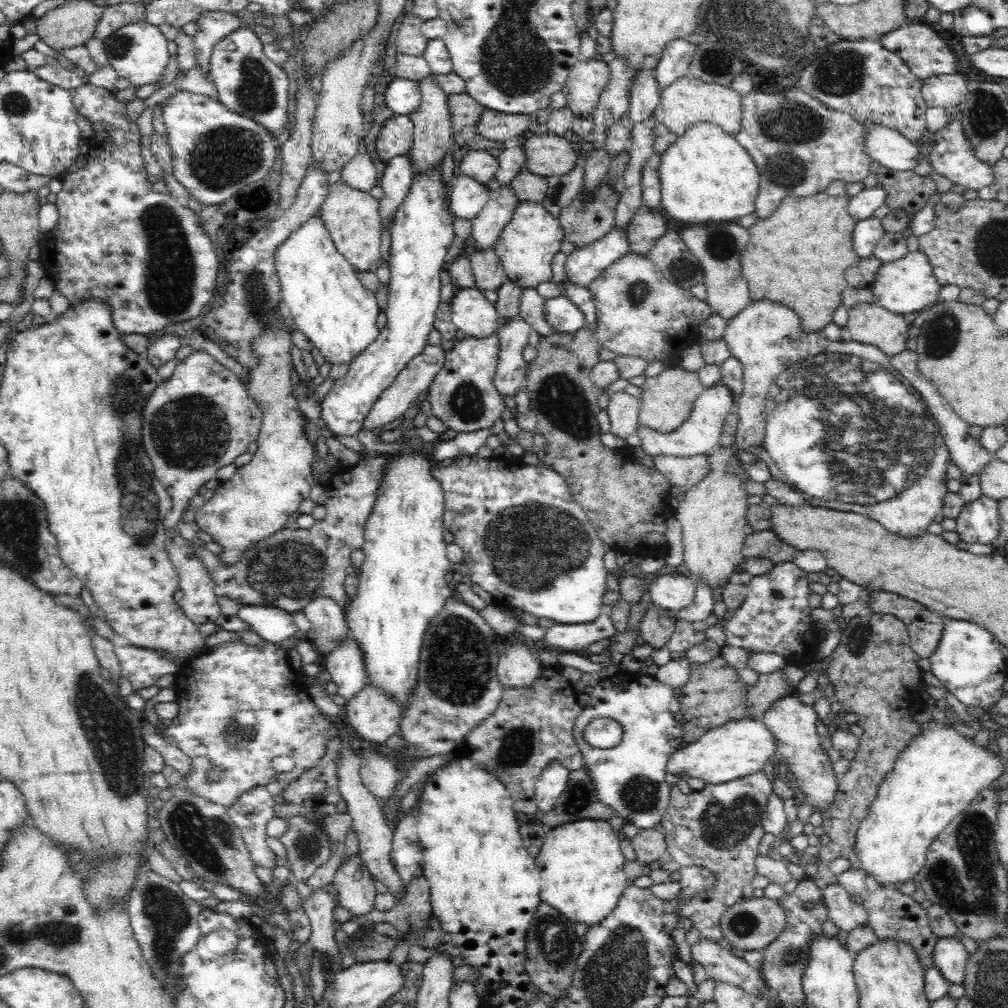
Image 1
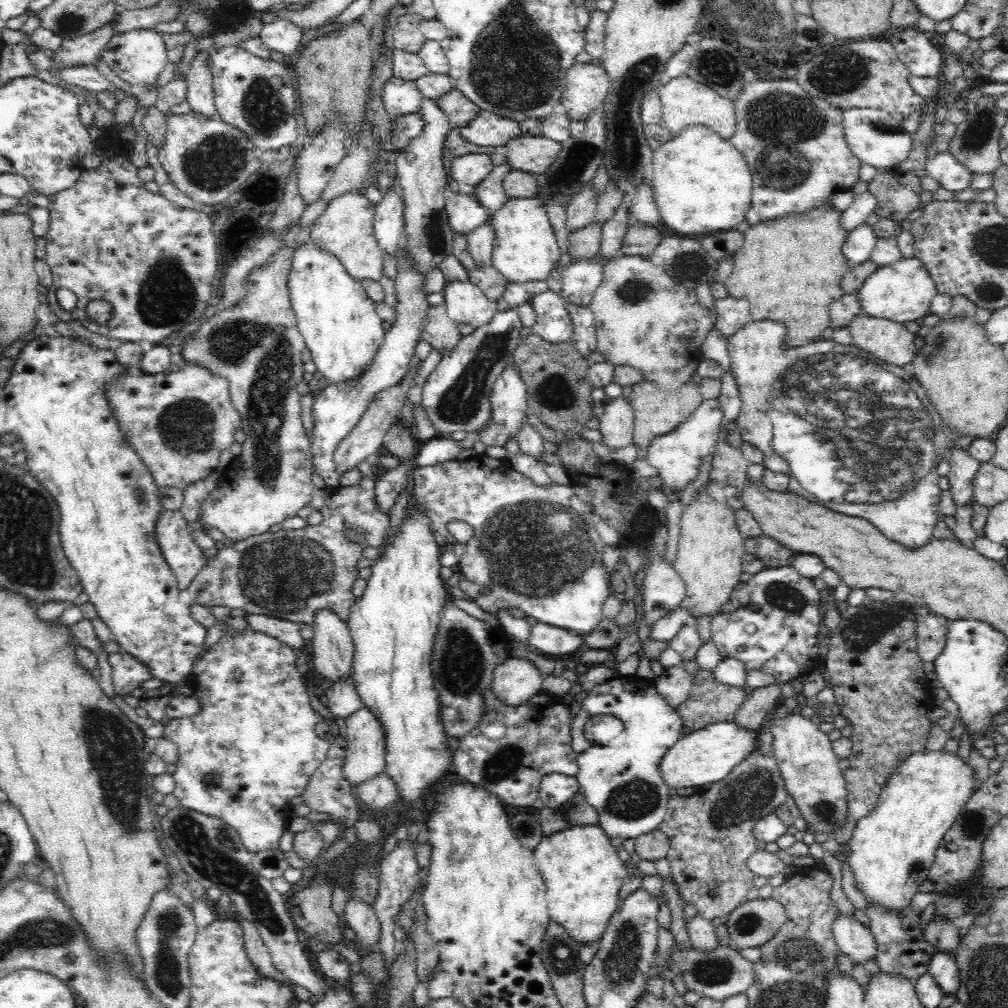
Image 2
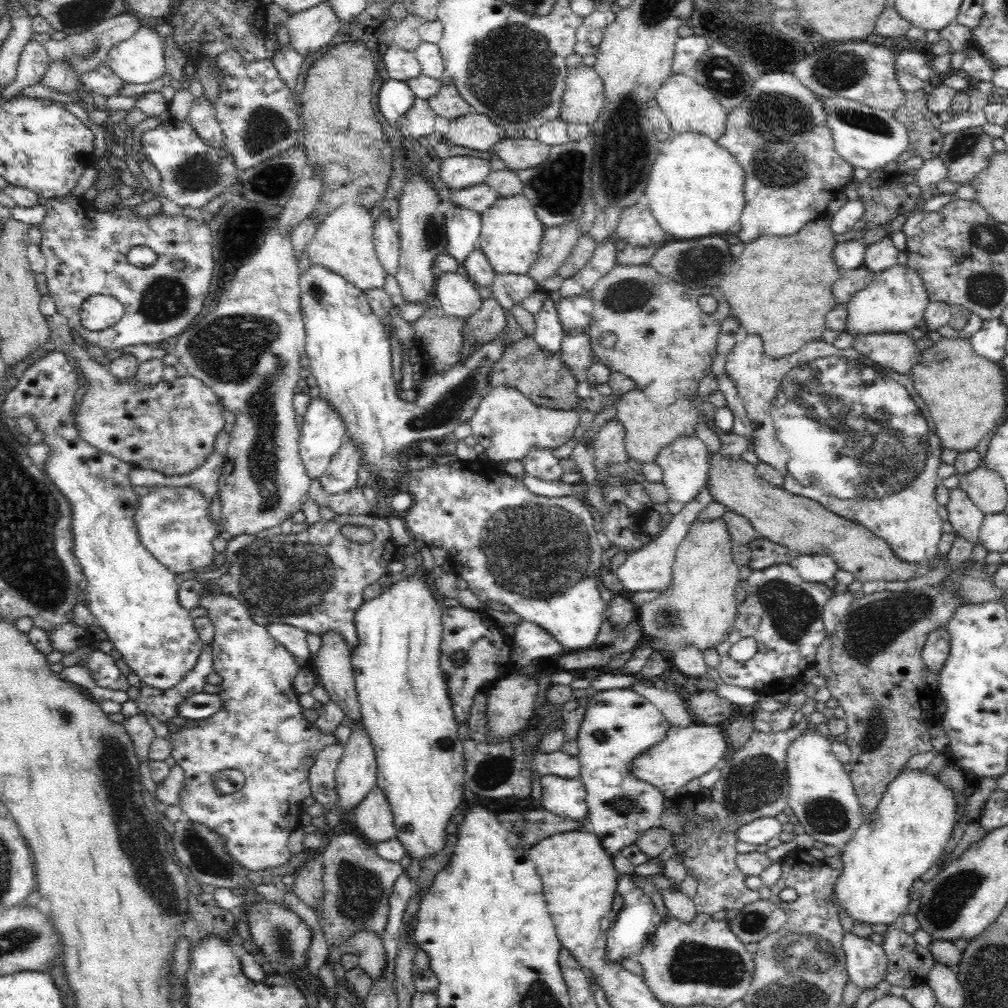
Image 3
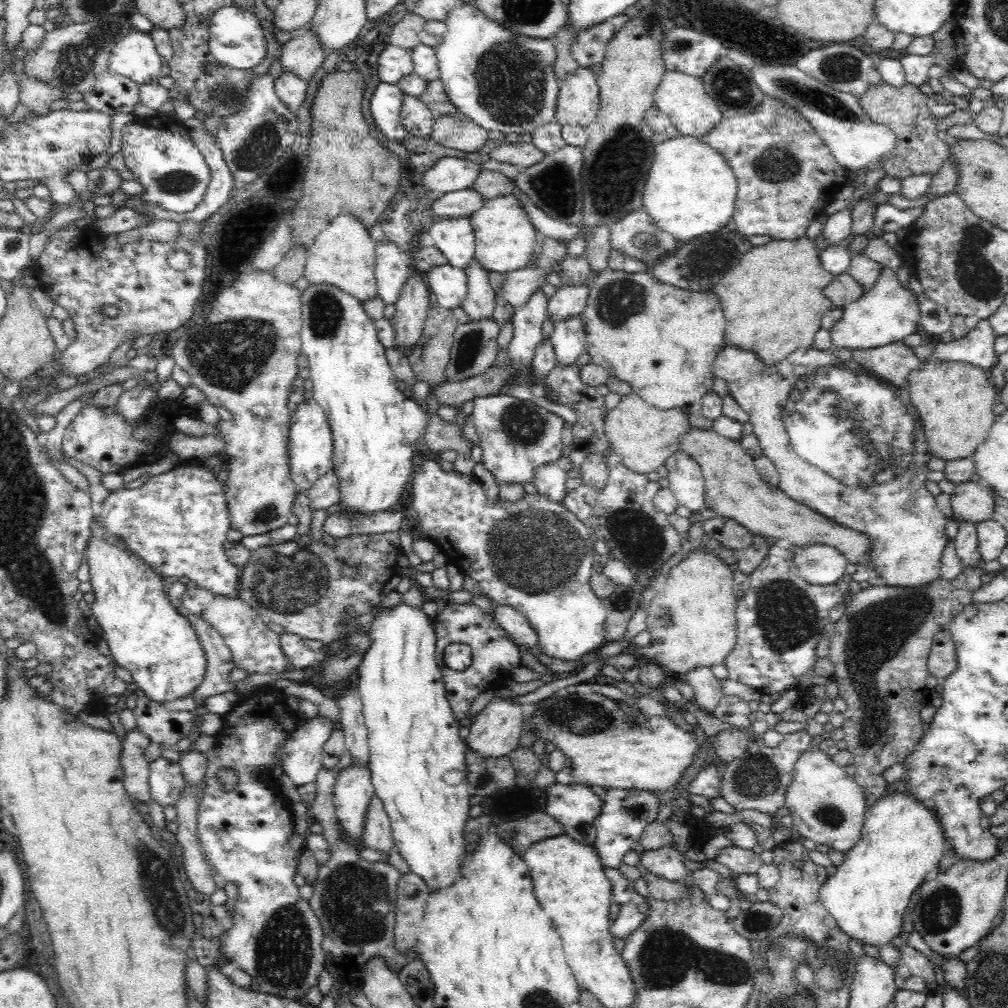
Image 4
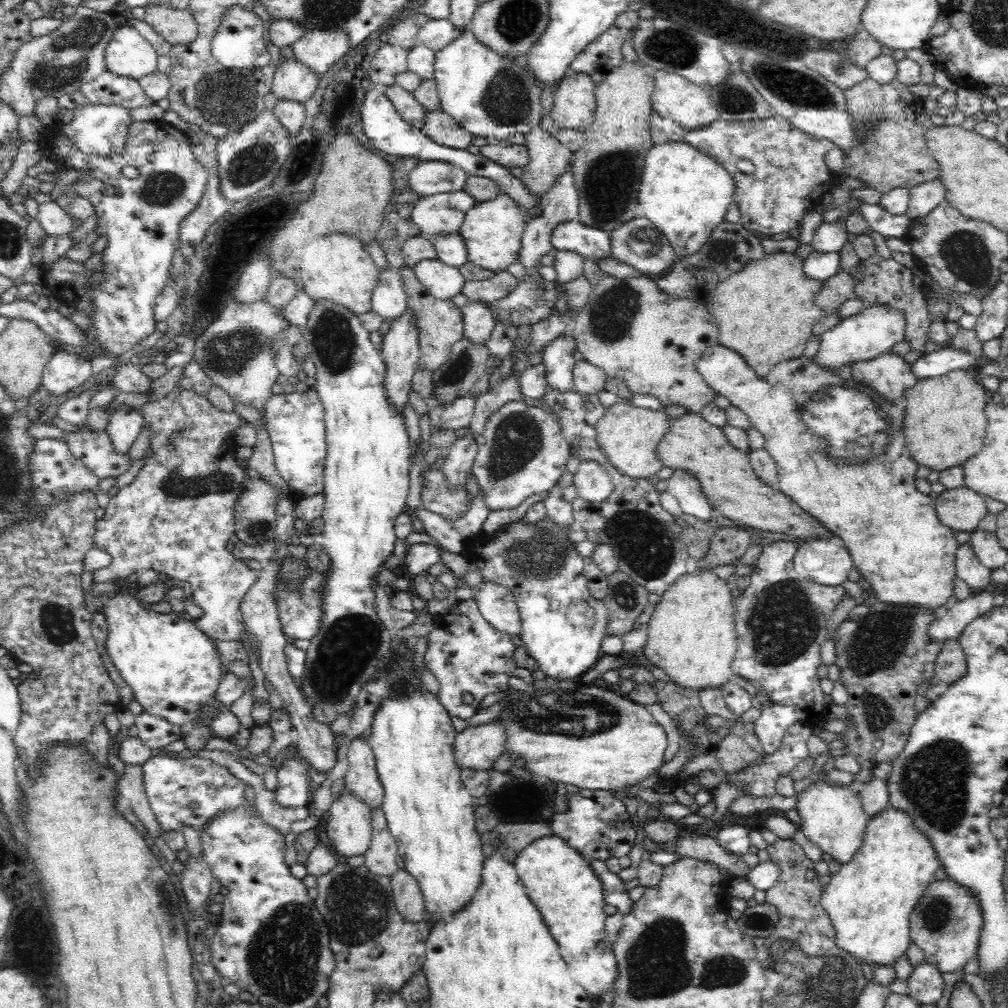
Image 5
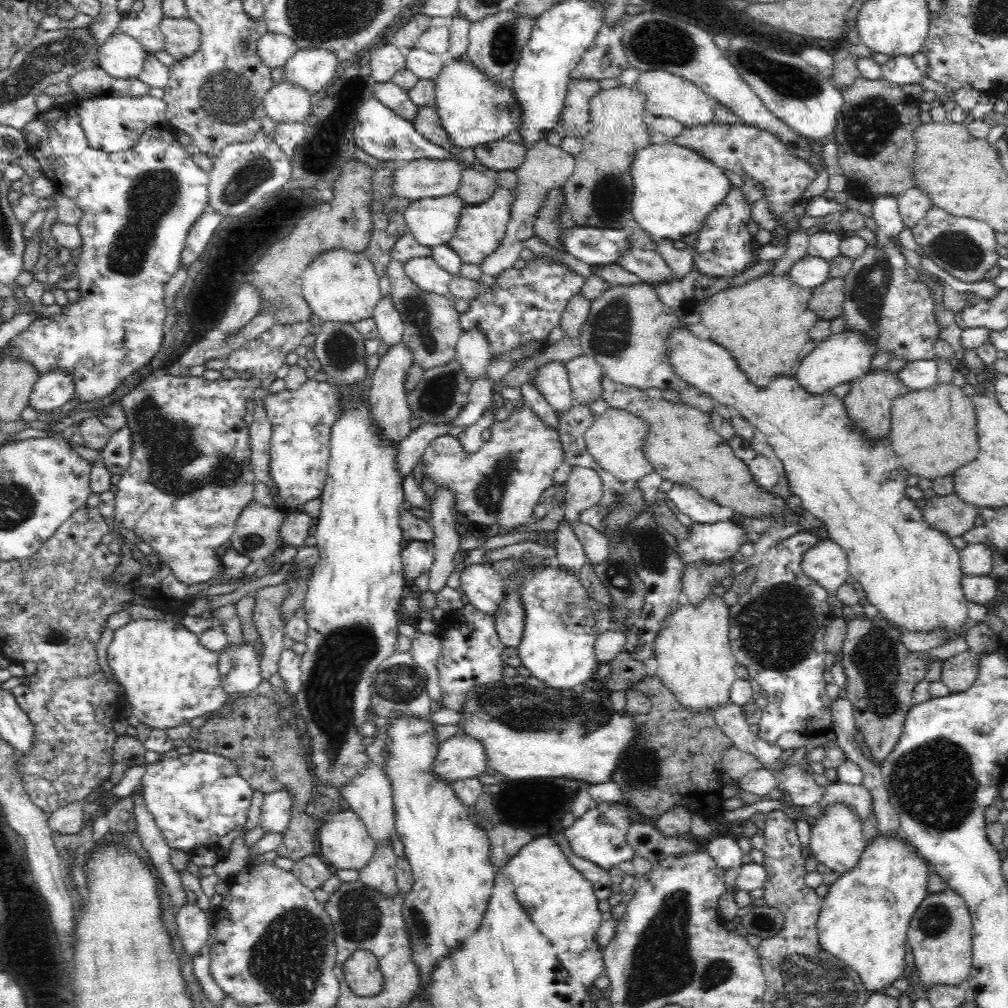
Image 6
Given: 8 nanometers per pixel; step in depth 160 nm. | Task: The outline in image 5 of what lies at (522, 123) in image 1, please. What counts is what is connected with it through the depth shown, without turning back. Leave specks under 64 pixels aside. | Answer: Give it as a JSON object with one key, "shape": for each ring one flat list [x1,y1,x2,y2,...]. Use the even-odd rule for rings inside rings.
{"shape":[[444,111,426,113,426,124,423,134,440,146,448,146,455,150,467,150,472,146,472,134,461,129,453,119]]}

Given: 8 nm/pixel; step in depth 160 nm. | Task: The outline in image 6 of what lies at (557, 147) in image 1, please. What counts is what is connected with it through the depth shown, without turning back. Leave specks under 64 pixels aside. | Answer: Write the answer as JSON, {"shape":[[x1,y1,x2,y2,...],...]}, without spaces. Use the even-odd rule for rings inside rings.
{"shape":[[504,139,476,146,476,162,492,173,504,170,516,171,525,160,528,148,520,142,512,143]]}

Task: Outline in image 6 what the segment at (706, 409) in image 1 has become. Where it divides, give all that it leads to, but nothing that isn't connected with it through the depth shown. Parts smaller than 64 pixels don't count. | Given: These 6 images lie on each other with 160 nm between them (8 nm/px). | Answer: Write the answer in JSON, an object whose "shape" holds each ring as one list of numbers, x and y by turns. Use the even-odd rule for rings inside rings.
{"shape":[[674,483,671,490,667,492,667,498,672,500,682,514,686,514,699,525,728,521,733,517,732,510,705,499,690,485]]}

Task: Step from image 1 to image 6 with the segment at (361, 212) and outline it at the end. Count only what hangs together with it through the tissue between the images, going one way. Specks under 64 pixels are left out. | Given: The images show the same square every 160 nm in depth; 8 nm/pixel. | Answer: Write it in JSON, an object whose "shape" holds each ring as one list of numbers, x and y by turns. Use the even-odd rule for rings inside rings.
{"shape":[[332,249,319,254,318,257,311,260,309,266,306,266,304,273,301,275,300,288,311,311,316,314,318,318,321,318,322,321,355,323,372,316,376,302,383,296,380,292,378,282,378,274,374,269,374,265,372,265,372,262,368,259,366,252,353,253,344,249]]}

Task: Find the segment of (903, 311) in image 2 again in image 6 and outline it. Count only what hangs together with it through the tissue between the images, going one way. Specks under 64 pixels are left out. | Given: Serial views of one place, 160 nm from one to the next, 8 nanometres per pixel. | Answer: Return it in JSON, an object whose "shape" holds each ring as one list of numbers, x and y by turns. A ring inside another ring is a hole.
{"shape":[[860,333,830,334,828,338,817,343,810,354,801,359,794,377,801,384,801,388,806,389,809,393,827,393,832,391,834,386,838,386,842,382,850,383,856,378,860,378,864,372,868,372,873,355,876,354,876,345,870,340,865,340,865,337,861,336]]}

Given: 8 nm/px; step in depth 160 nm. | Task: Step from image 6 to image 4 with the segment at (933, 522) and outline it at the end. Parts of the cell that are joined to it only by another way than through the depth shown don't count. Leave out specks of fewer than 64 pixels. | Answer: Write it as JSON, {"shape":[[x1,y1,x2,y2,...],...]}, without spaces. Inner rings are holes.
{"shape":[[984,481,961,482,951,495,951,518,976,523,990,520,995,511,995,496,995,490]]}

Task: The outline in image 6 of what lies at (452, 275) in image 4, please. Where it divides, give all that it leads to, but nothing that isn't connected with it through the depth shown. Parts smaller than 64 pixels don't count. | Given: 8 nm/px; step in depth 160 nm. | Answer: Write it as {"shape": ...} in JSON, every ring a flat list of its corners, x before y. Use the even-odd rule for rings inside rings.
{"shape":[[431,257,412,258,404,263,405,274,426,292,444,296,454,276,442,269]]}

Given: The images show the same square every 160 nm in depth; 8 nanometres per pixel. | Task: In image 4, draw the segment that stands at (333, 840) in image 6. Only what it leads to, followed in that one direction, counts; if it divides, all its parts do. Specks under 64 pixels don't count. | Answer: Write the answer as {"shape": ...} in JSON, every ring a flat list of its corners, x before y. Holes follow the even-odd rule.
{"shape":[[352,760,352,764,337,771,333,789,339,825,348,834,348,840,361,840,367,806,375,795,368,762]]}

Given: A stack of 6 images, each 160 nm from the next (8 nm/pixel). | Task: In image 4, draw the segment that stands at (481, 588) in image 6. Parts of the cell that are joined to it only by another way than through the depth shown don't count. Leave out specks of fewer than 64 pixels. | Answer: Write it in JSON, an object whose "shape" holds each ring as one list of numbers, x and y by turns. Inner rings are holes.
{"shape":[[495,603,496,616,494,621,498,627,506,633,512,635,512,638,518,645,524,645,529,650,541,650,538,646,536,632,532,629,530,622,520,613,510,606,501,606]]}

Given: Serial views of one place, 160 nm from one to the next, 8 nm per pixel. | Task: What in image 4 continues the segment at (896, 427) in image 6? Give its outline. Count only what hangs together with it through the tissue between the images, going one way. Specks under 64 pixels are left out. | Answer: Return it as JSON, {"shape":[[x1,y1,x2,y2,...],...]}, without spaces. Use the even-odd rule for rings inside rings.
{"shape":[[929,358,908,377,908,392,912,404,918,410,918,416,924,426,924,434,933,456,946,461,962,457,971,457,977,447,988,438,996,416,993,405,998,402,999,388,990,381,990,372,967,362,940,361,939,358]]}

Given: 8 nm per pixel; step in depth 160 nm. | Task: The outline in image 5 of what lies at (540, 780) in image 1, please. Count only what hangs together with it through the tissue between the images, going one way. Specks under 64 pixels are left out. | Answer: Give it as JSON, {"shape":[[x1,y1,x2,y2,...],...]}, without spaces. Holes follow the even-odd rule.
{"shape":[[580,789,566,794,567,808,564,812,552,812,550,826,553,834,563,838,574,850,588,859,620,859,634,846,636,831,632,829,630,813,626,806,607,790]]}

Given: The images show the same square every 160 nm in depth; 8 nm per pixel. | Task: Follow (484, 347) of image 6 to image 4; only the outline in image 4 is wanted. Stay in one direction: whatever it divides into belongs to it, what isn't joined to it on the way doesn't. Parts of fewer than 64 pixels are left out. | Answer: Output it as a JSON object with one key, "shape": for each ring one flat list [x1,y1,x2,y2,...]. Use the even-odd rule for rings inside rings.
{"shape":[[475,259,463,270,467,275,467,299,464,301,463,309,469,320,492,316,495,294,488,279,489,272]]}

